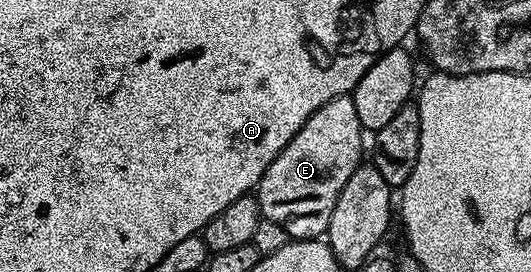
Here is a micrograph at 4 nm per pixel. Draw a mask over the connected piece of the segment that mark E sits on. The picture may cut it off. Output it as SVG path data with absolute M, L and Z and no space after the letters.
M352 95L340 96L315 110L311 118L287 142L284 150L267 166L260 184L255 189L261 204L262 217L279 222L294 240L321 238L328 233L335 202L347 186L347 178L363 163L363 129Z

